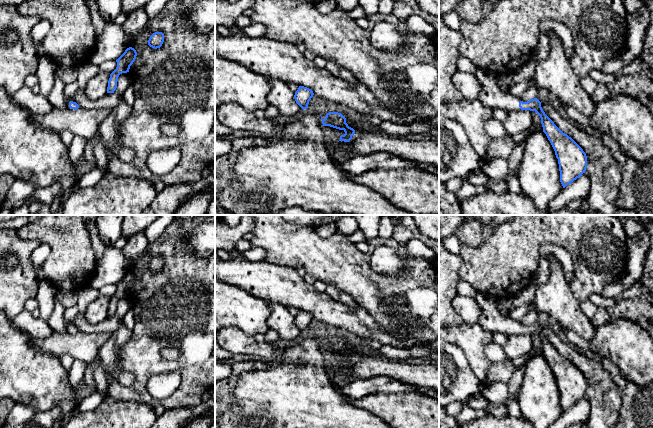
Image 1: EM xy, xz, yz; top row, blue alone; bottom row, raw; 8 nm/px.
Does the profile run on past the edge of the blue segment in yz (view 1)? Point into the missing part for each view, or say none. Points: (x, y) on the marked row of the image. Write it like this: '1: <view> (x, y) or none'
1: yz (491, 95)

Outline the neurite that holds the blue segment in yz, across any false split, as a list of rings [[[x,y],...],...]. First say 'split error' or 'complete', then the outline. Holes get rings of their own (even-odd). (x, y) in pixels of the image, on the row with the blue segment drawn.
split error | [[[478,68],[475,76],[481,85],[478,100],[483,105],[493,110],[535,111],[540,116],[543,132],[550,141],[558,159],[560,182],[563,188],[585,173],[587,168],[586,153],[545,114],[541,102],[537,98],[523,102],[520,97],[515,97],[509,92],[503,91],[497,84],[497,78],[488,71]]]

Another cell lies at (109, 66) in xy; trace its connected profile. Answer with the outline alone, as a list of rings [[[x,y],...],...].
[[[115,60],[105,61],[98,65],[99,71],[112,73],[117,67],[117,62]]]

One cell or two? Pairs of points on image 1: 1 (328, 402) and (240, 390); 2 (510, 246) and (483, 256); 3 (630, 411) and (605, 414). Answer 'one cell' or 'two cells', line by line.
1: one cell
2: one cell
3: two cells

